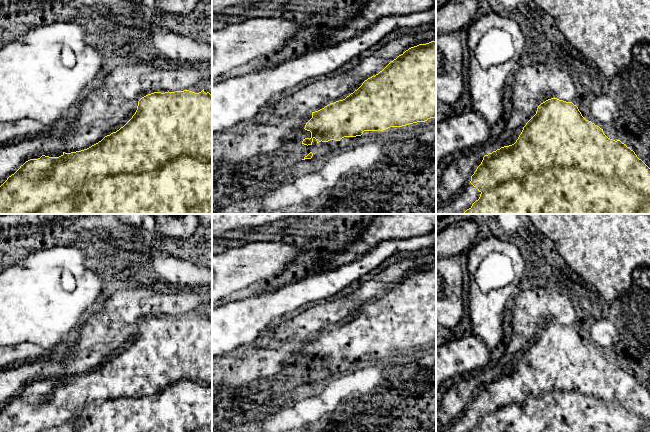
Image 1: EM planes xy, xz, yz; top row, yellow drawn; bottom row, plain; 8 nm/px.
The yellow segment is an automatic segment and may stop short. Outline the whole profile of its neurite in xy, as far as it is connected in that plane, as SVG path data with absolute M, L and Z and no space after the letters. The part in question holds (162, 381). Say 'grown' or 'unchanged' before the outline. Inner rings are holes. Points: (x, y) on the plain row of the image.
unchanged; M204 313L195 317L189 314L175 315L175 316L154 316L142 321L138 325L138 330L135 338L132 342L119 354L105 360L101 365L92 369L91 371L71 376L65 377L59 381L49 381L42 379L38 383L30 383L26 385L20 392L0 410L0 432L212 432L212 319L204 316Z

